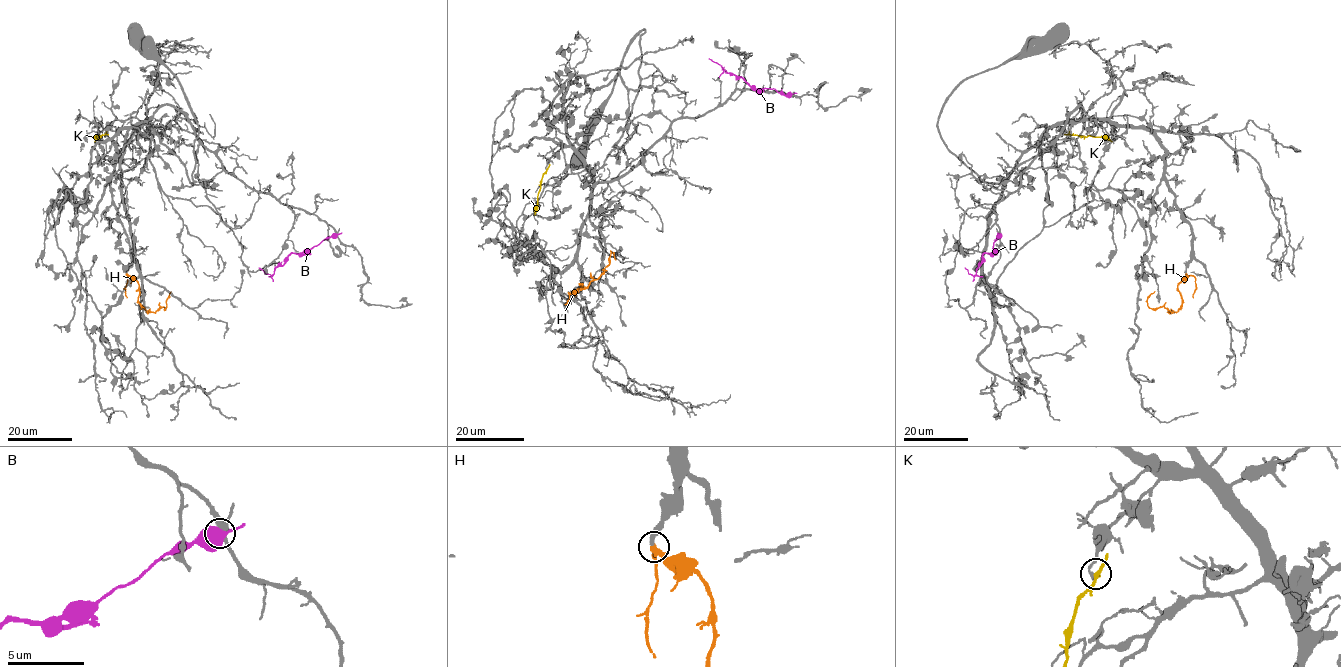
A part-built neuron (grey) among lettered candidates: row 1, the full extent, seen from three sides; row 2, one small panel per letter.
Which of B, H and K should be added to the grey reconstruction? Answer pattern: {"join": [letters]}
{"join": ["H"]}

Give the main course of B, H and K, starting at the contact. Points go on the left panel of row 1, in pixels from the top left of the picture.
B: (336, 234), (310, 249), (291, 253), (272, 276), (259, 267)
H: (127, 274), (139, 284), (138, 302), (147, 312), (154, 312), (160, 306), (166, 308), (170, 291)
K: (106, 133), (94, 141)

